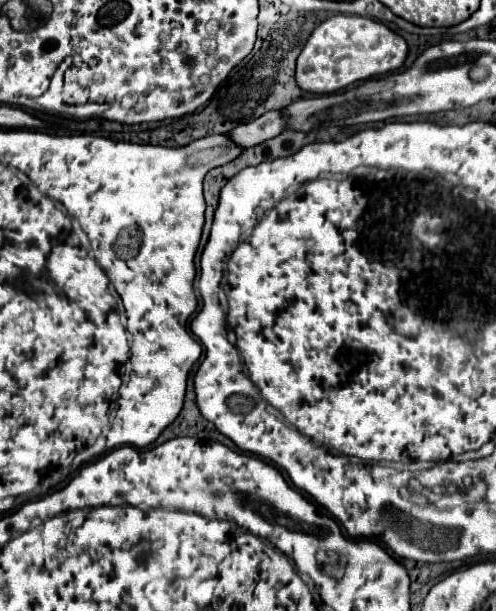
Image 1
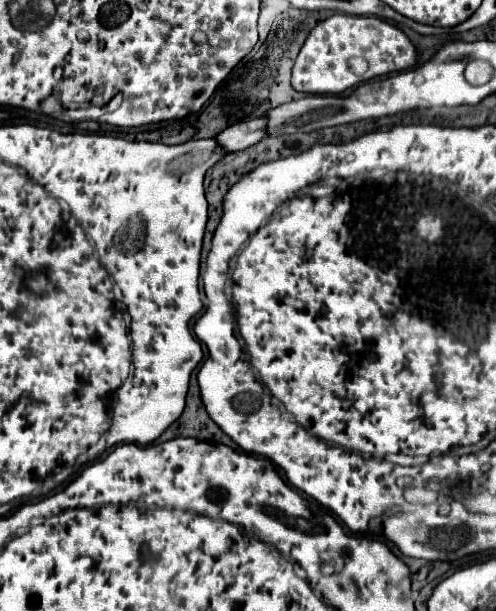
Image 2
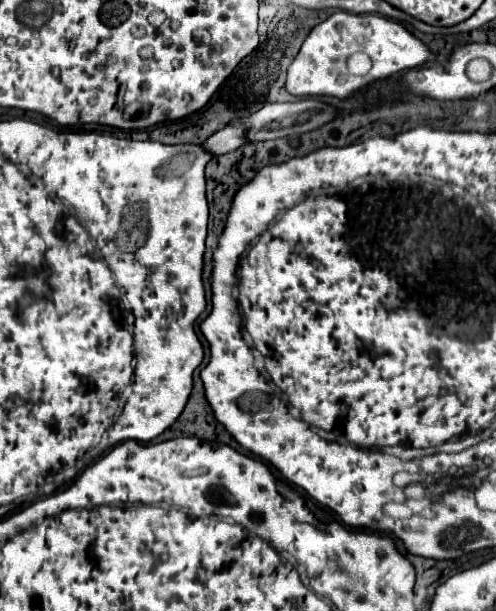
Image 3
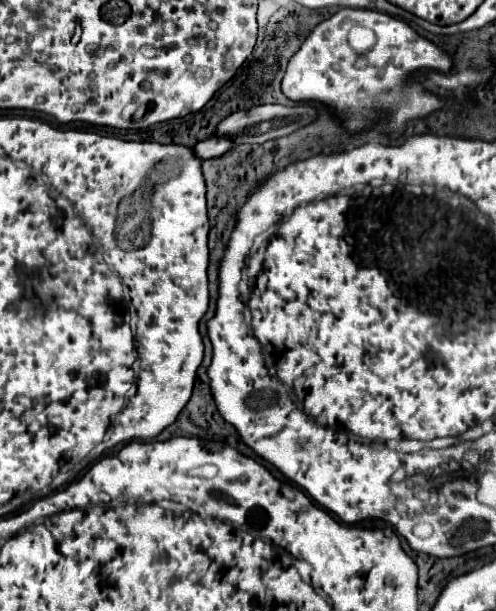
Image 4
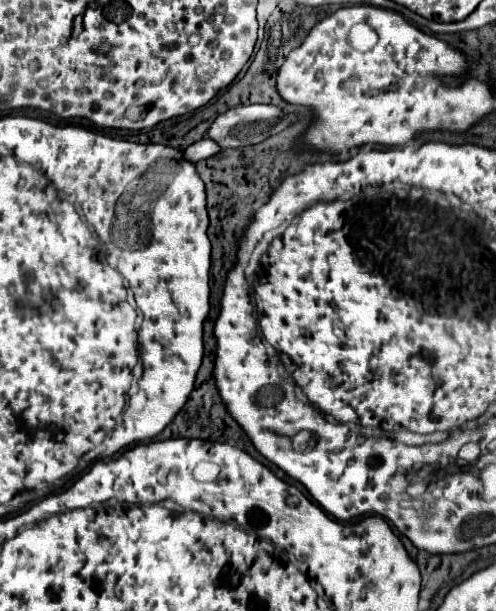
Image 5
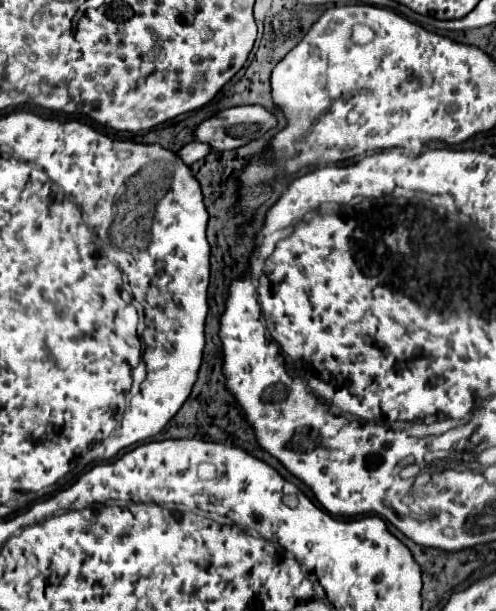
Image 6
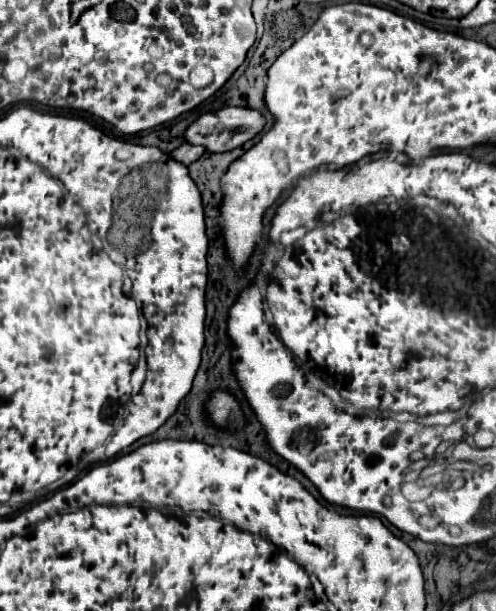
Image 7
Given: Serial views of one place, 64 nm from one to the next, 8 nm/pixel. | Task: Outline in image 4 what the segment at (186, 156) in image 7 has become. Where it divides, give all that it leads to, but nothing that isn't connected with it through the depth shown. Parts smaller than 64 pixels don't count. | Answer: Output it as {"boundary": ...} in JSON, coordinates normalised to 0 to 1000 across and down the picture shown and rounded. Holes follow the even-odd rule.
{"boundary":[[[423,223],[423,226],[407,229],[407,232],[399,232],[399,236],[391,239],[391,249],[395,249],[395,255],[403,255],[407,262],[415,262],[415,259],[435,259],[435,255],[456,252],[468,239],[472,239],[472,236],[468,236],[464,223]]]}

